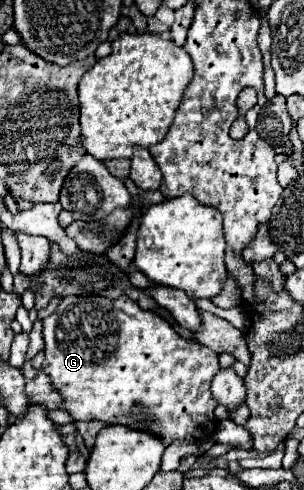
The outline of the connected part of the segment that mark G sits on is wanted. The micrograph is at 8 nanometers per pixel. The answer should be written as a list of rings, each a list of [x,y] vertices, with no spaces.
[[[68,296],[42,320],[42,326],[46,342],[42,370],[48,374],[52,388],[62,396],[62,410],[68,410],[74,422],[100,420],[106,426],[122,424],[132,430],[146,430],[162,438],[164,446],[170,446],[174,440],[200,442],[216,430],[214,408],[218,404],[212,398],[210,384],[220,370],[218,354],[198,342],[184,340],[158,314],[138,310],[136,316],[128,316],[104,296]]]

